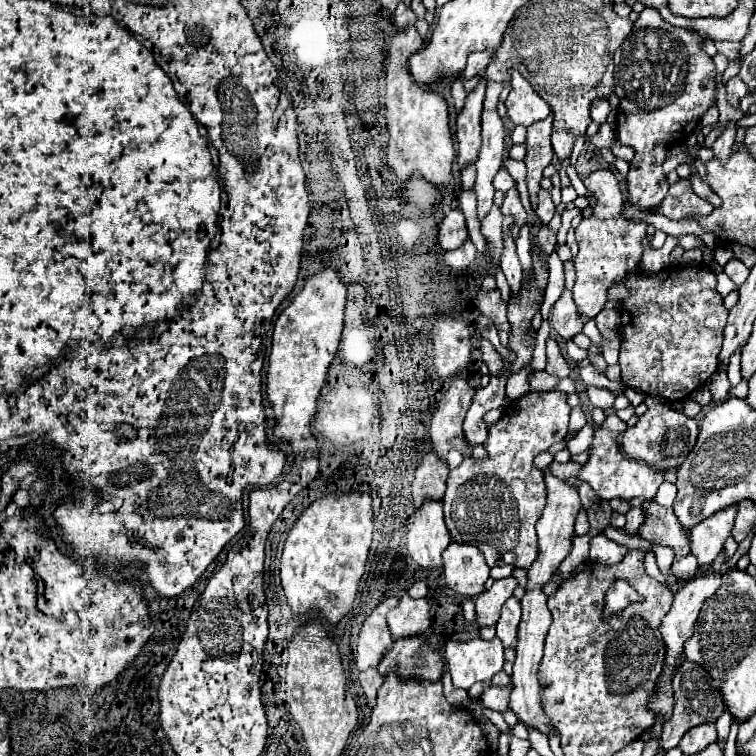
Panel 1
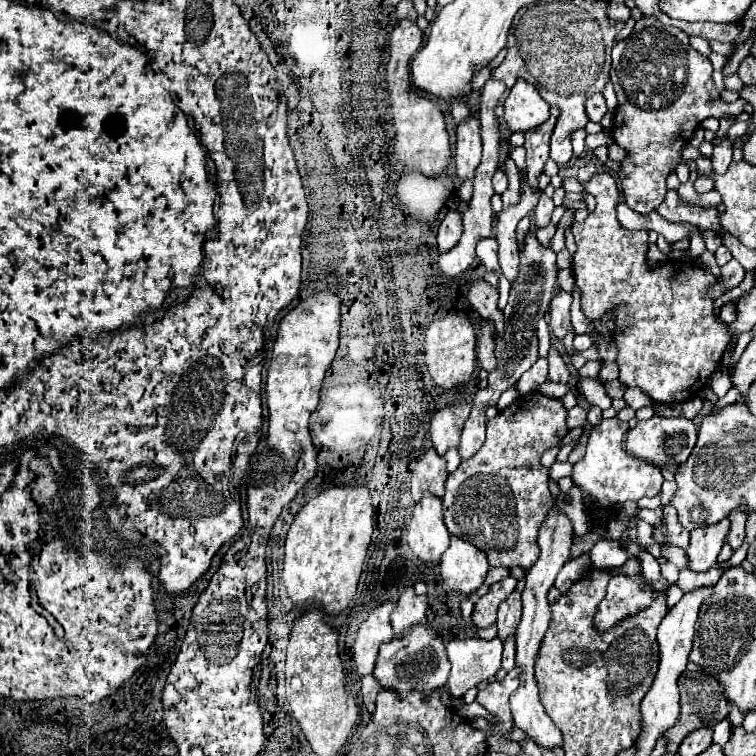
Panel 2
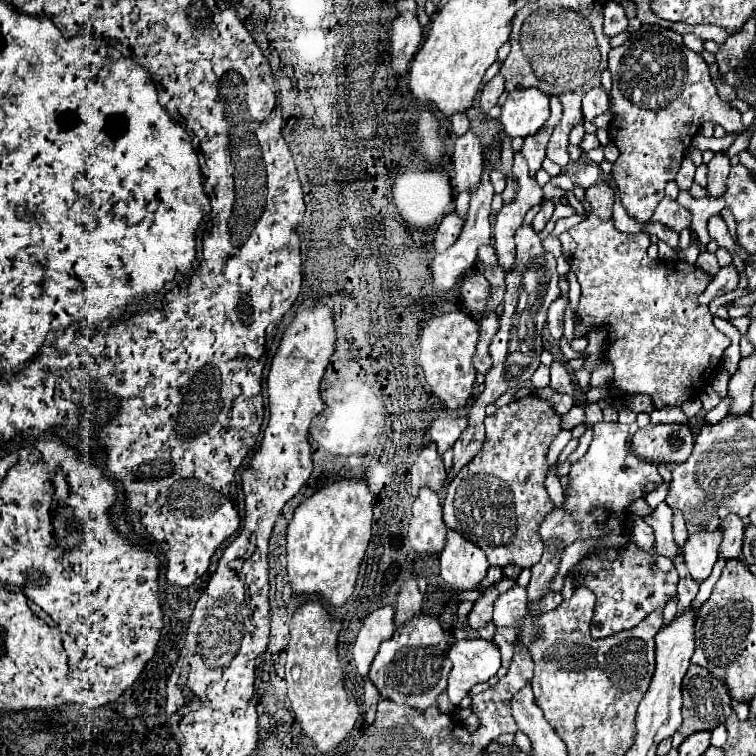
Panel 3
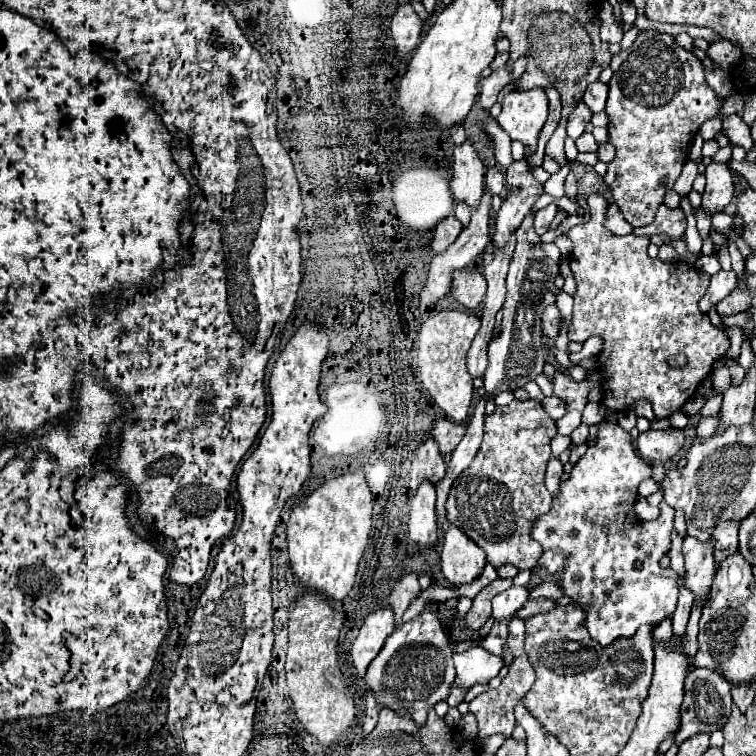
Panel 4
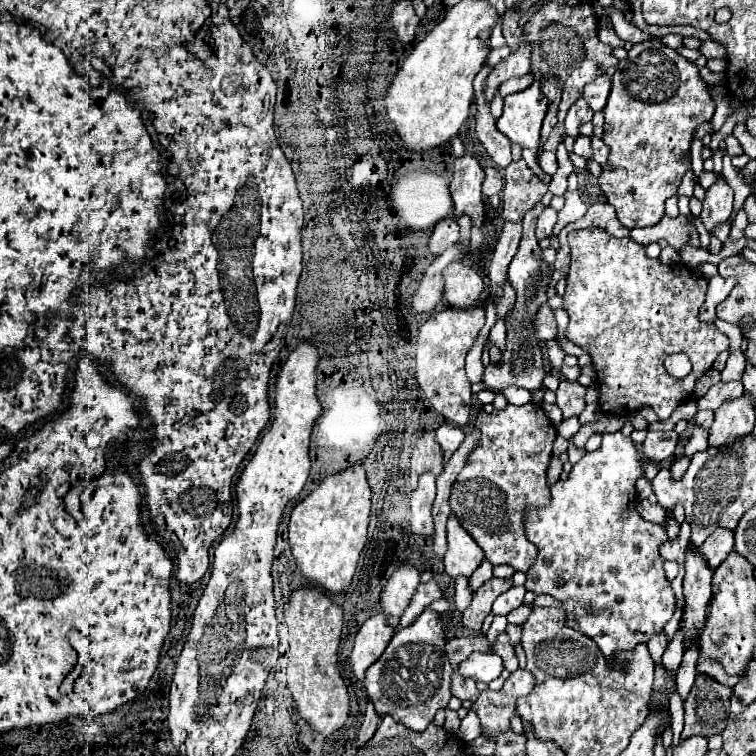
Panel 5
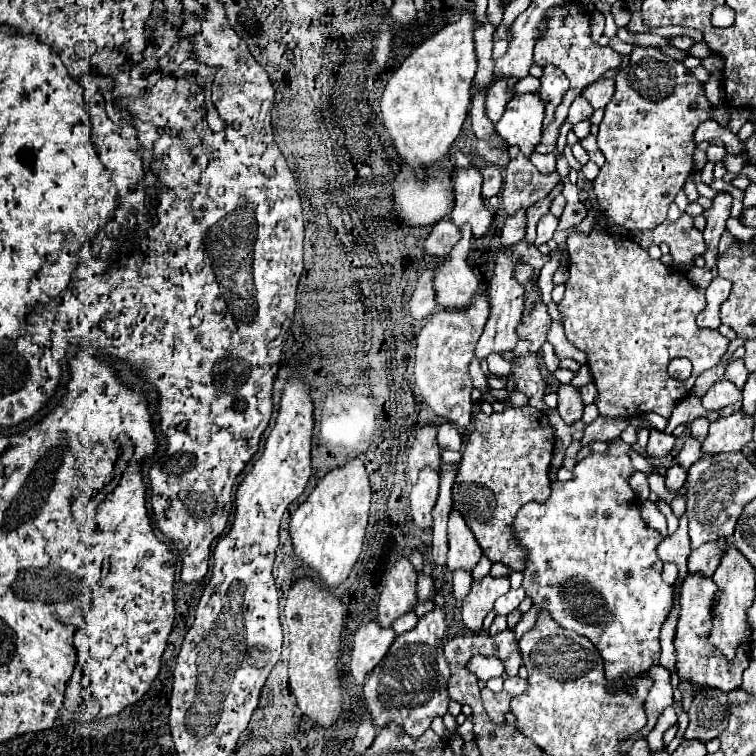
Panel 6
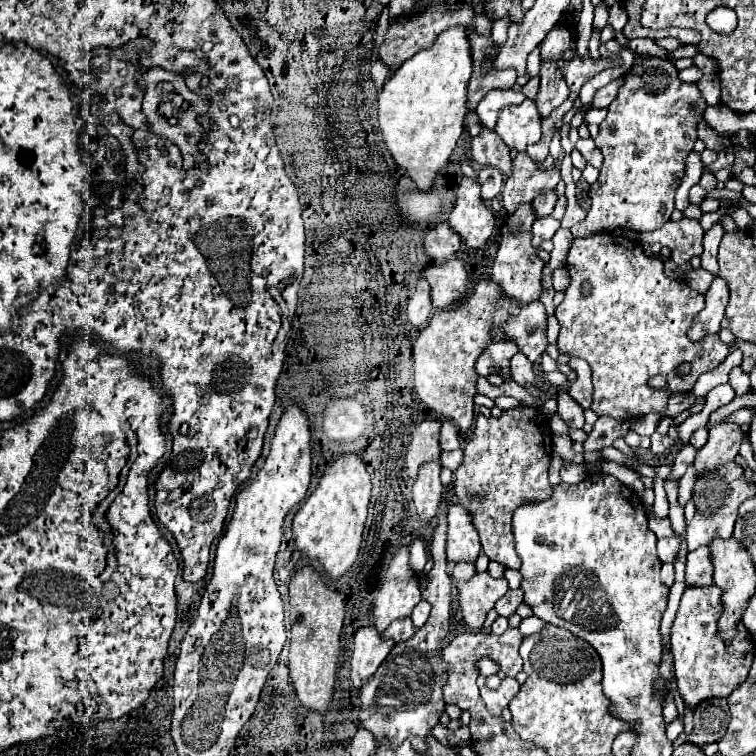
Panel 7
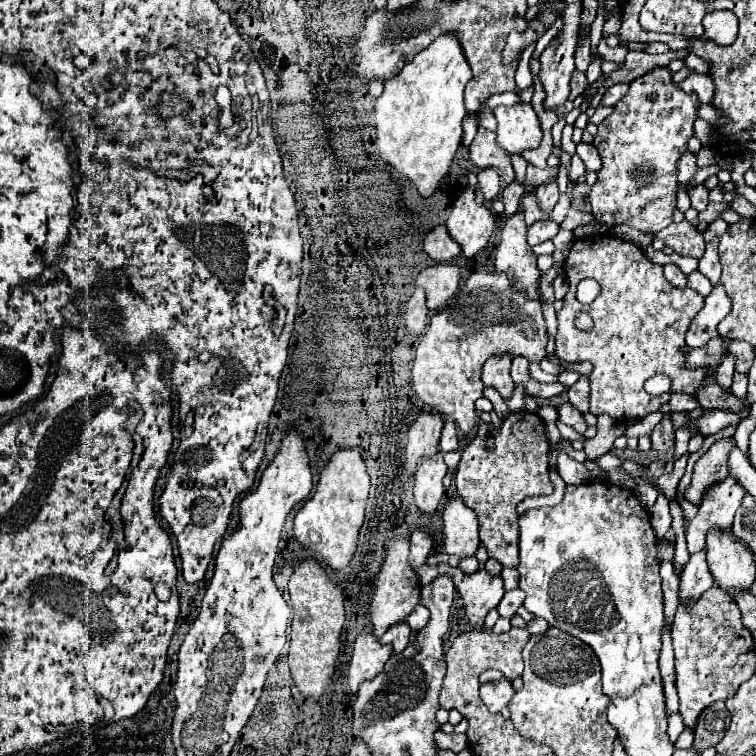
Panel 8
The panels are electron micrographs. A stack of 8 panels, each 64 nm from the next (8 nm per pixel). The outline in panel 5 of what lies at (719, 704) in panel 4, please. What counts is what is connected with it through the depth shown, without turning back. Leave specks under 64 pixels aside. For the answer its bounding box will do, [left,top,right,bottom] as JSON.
[682,678,732,740]

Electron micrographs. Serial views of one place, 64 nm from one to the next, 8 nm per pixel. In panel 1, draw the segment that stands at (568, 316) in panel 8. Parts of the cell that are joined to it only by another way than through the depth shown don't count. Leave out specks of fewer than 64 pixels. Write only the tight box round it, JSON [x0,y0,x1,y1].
[574,170,728,402]

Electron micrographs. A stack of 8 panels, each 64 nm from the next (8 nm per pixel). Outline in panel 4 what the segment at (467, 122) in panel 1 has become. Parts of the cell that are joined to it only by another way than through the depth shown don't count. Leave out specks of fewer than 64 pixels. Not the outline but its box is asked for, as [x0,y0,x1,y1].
[450,142,486,208]

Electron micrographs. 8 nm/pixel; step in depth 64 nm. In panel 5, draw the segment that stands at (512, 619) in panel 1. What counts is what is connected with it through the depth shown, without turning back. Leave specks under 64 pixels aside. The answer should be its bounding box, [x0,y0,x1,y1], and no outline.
[492,586,526,616]

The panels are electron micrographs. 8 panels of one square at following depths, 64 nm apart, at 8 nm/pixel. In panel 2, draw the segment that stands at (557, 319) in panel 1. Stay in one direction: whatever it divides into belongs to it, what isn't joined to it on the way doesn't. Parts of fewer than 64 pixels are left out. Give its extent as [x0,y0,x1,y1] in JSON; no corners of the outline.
[550,292,572,340]

